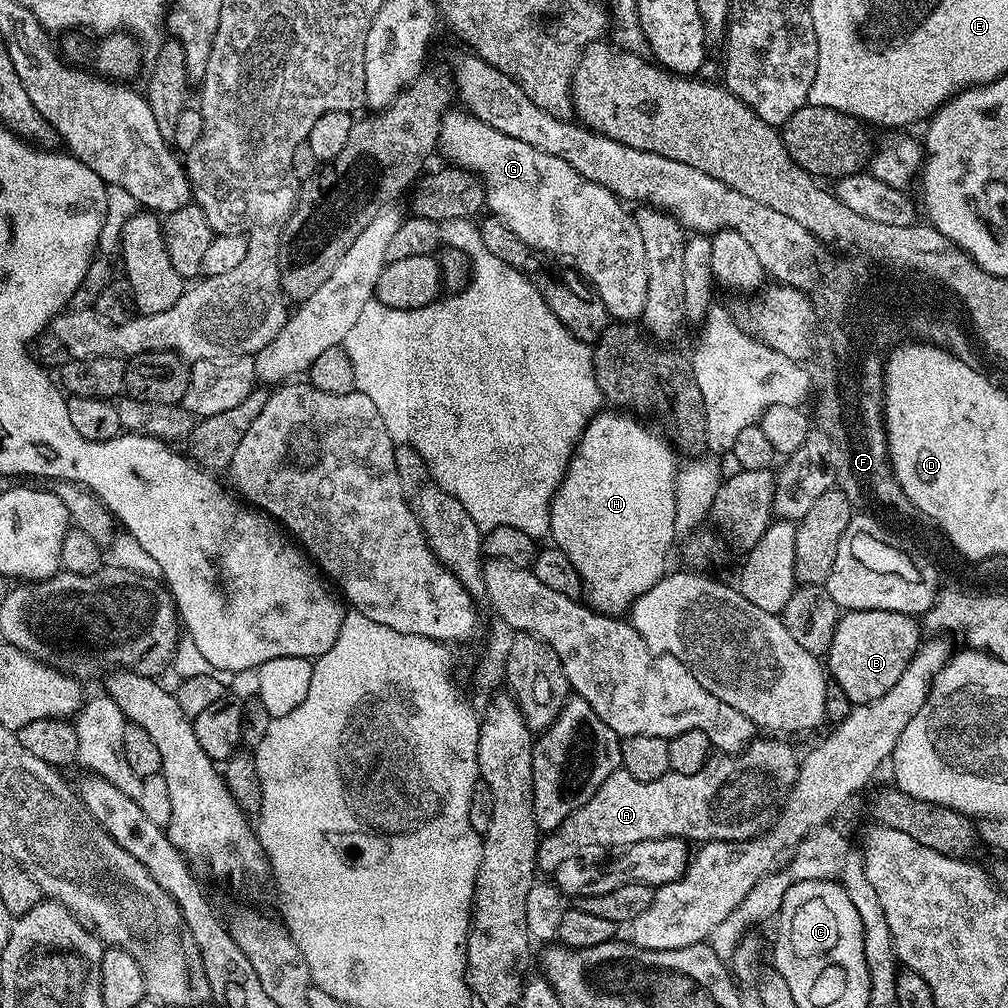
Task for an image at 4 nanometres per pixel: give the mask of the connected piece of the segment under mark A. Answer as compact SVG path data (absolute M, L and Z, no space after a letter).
M757 738L743 752L713 754L694 774L678 774L669 771L654 782L638 782L628 772L618 770L598 786L598 790L570 818L566 818L555 830L541 835L536 851L536 866L541 873L555 873L566 858L584 854L587 848L616 848L623 850L629 844L661 840L667 836L678 836L689 842L709 840L752 840L771 825L774 813L781 807L788 791L796 781L798 752L784 738Z

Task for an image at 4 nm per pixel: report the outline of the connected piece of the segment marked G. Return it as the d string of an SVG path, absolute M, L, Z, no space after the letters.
M464 110L444 113L438 148L452 159L449 161L455 167L465 168L480 177L484 184L484 203L491 215L514 230L522 242L545 257L561 260L565 269L583 277L600 297L613 321L636 322L643 317L646 306L646 246L642 246L642 234L638 234L635 215L623 208L625 205L619 196L596 181L587 181L562 158L552 157L526 142L518 142L518 138L510 138L494 130Z

